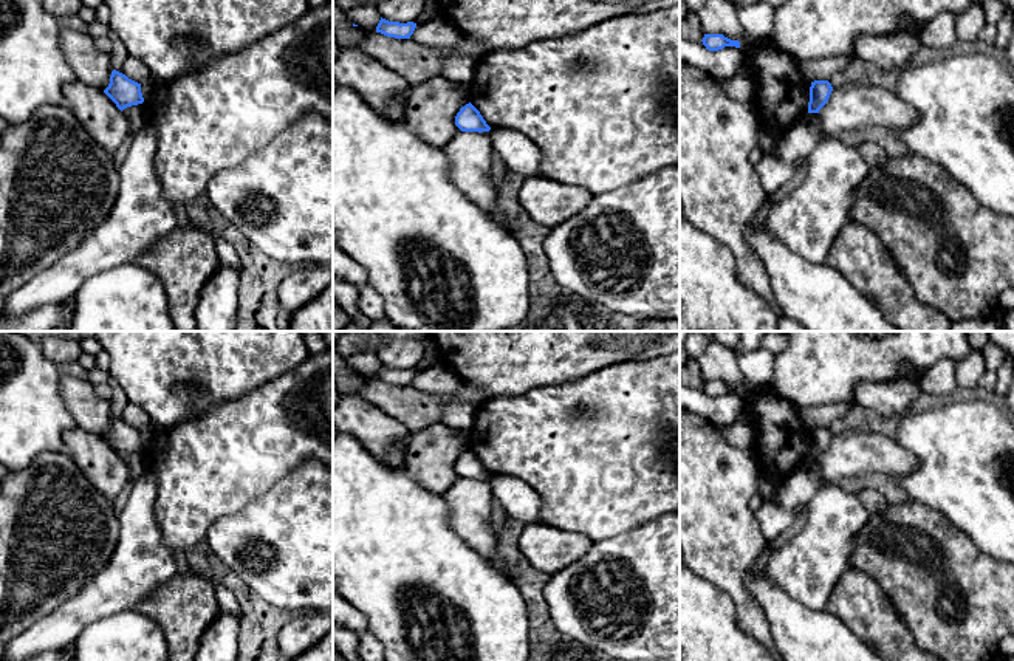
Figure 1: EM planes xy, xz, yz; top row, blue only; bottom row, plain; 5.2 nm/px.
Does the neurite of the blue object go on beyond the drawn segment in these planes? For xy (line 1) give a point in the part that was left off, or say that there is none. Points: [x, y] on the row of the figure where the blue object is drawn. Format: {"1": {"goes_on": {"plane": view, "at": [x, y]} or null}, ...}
{"1": {"goes_on": null}}

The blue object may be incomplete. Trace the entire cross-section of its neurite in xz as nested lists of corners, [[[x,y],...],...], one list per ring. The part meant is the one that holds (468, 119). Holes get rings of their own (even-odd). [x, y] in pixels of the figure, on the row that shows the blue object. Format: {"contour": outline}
{"contour": [[[469,102],[460,108],[455,116],[455,125],[461,132],[489,132],[491,127],[486,124],[480,111]]]}

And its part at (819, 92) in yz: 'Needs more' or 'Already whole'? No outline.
Already whole

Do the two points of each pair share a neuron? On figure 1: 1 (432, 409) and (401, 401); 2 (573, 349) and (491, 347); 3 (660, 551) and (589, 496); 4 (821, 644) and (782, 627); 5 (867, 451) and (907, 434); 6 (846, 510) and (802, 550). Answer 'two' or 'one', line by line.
1: one
2: one
3: two
4: one
5: two
6: one

